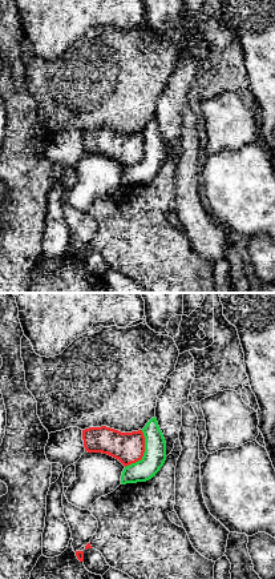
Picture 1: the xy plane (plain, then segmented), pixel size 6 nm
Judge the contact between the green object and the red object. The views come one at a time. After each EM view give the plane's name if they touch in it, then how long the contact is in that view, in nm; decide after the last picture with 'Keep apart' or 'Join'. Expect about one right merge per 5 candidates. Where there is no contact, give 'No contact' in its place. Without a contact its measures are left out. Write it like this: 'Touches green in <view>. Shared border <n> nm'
Touches green in xy. Shared border 260 nm

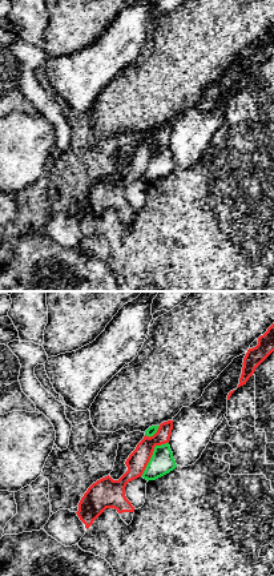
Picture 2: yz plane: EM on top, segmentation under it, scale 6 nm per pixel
Touches green in yz. Shared border 260 nm

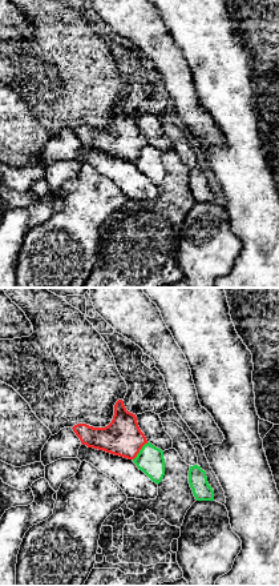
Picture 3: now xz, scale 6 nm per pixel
Touches green in xz. Shared border 140 nm

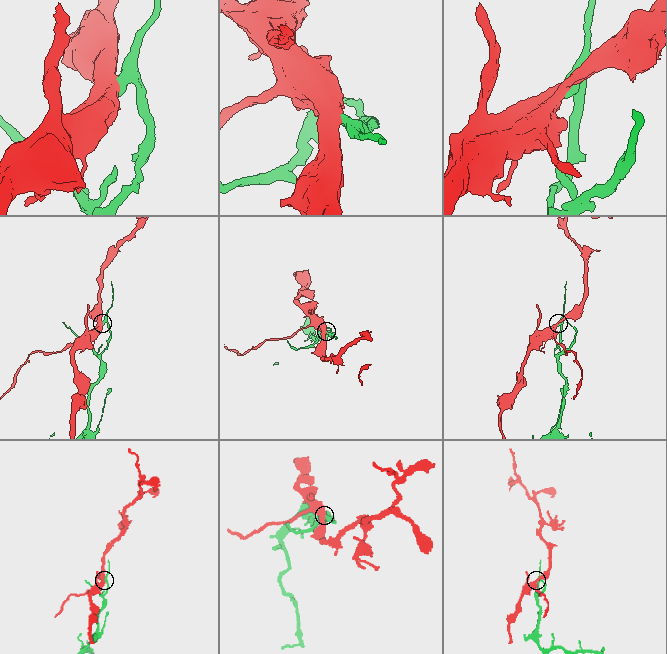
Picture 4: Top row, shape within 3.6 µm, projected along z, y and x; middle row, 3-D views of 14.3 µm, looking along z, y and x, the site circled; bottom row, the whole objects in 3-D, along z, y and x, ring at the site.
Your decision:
Keep apart

